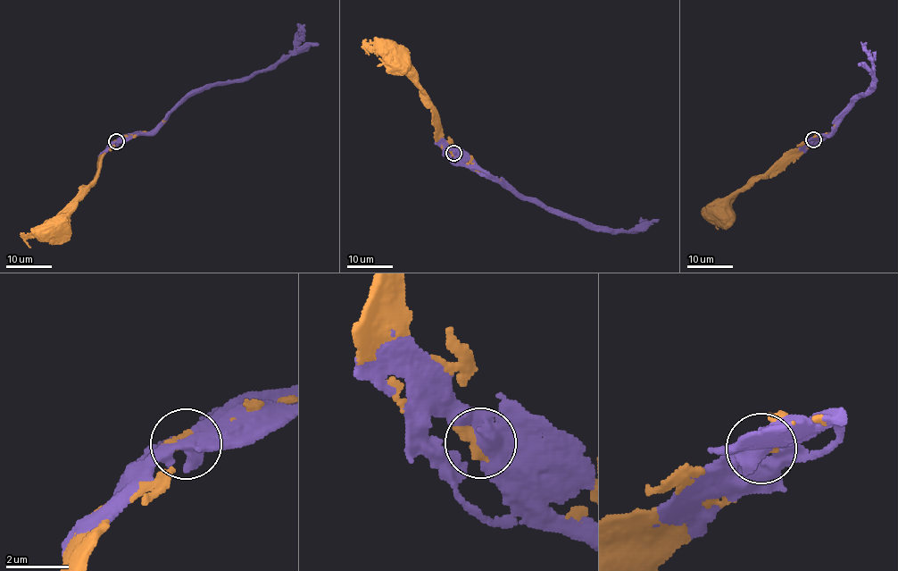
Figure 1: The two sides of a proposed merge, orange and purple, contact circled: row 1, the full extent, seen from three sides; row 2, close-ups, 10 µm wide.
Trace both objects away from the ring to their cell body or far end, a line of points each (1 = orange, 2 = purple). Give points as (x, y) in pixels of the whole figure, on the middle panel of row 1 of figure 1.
1: (453, 154), (451, 145), (442, 136), (436, 110), (429, 104), (424, 90), (400, 71), (387, 65), (395, 61)
2: (453, 154), (527, 201), (588, 223), (628, 230), (640, 229), (641, 217)

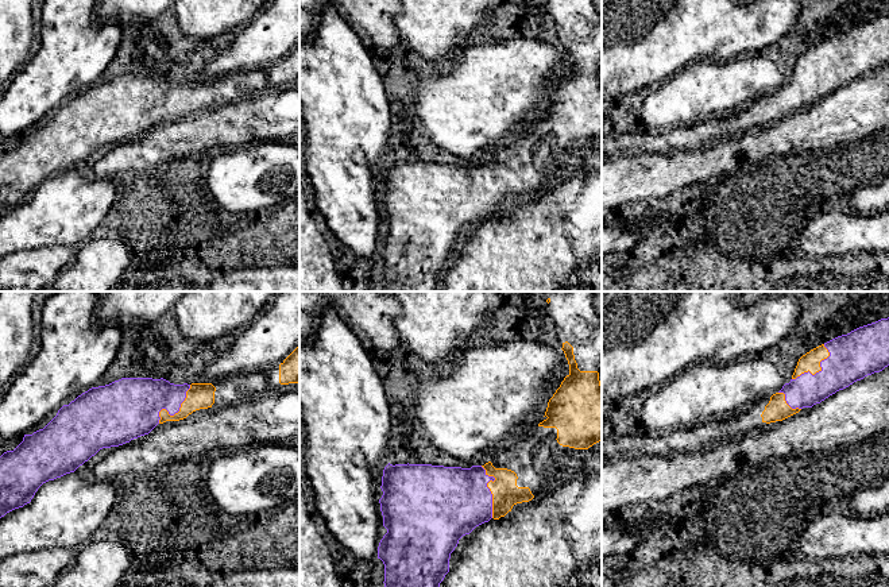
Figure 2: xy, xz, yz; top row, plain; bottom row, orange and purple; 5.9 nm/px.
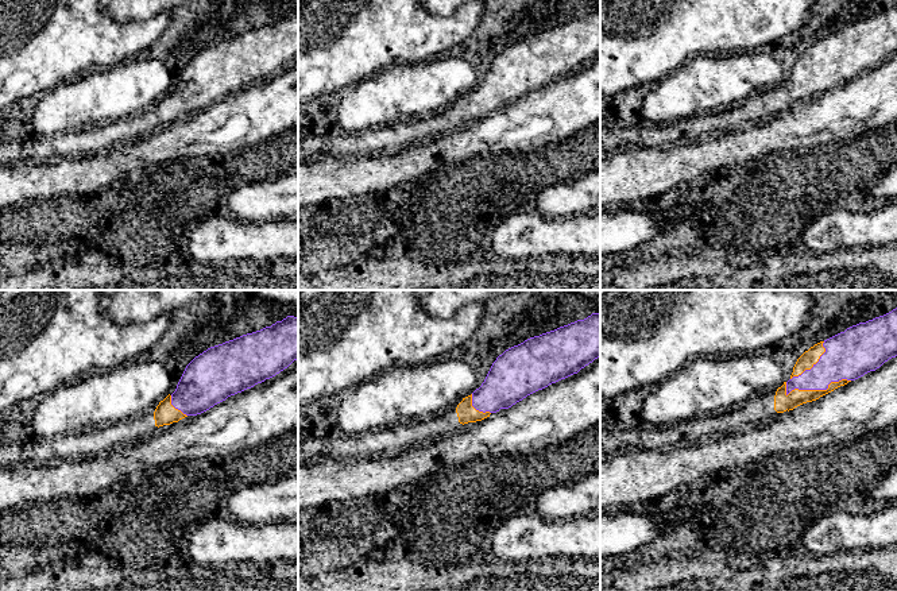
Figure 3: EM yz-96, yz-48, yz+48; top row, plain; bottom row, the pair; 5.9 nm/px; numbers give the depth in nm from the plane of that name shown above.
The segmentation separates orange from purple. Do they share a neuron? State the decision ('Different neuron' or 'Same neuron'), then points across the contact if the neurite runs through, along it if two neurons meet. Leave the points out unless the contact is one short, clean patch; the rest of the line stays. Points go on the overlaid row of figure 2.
Same neuron

